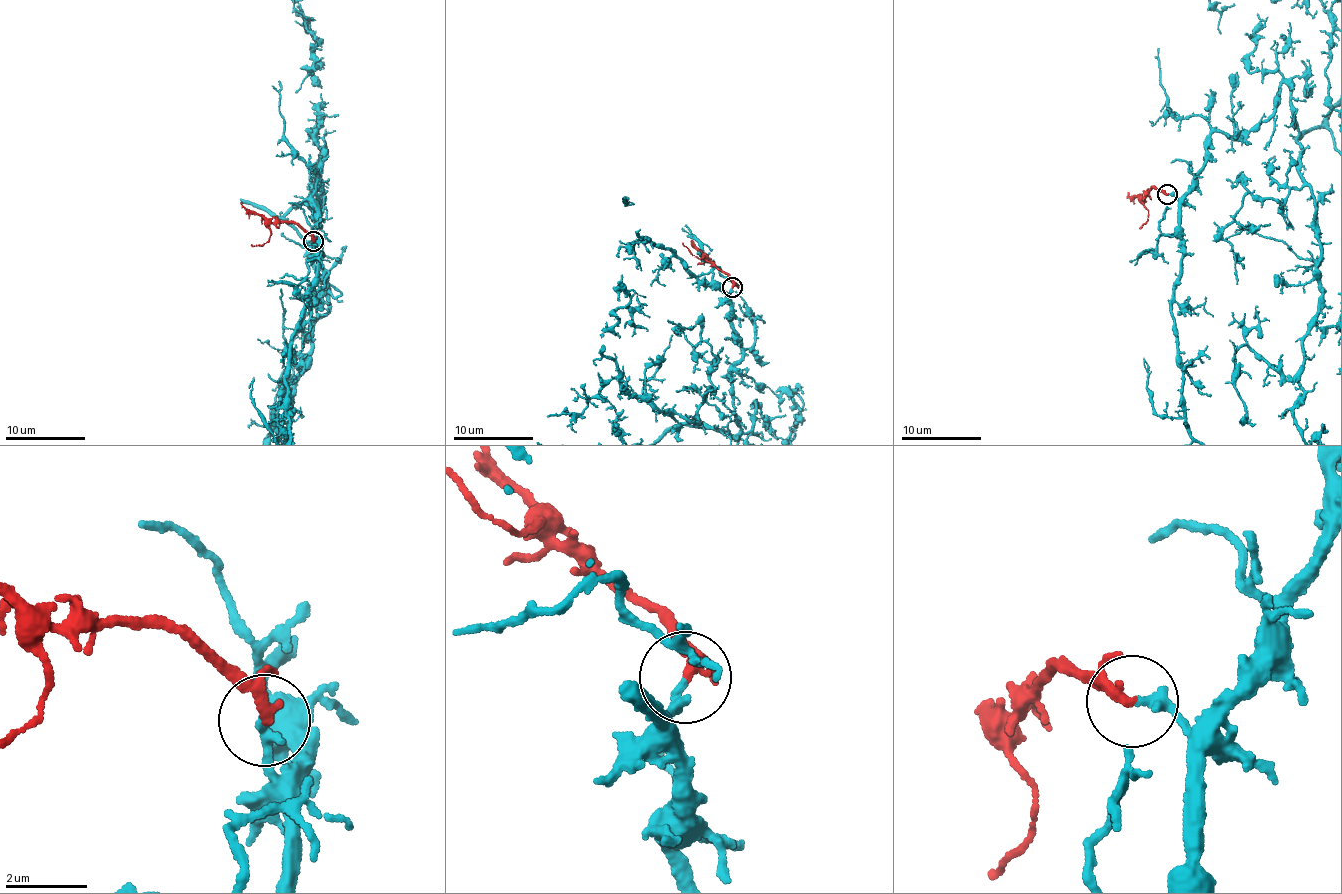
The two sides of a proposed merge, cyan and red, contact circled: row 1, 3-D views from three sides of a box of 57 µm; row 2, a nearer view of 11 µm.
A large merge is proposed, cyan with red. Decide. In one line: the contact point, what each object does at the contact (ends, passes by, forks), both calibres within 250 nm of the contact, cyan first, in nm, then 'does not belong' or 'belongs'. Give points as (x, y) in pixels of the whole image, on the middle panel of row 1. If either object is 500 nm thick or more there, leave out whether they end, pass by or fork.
place (732, 287); cyan passes by; red passes by; calibres 140 and 180 nm; belongs

